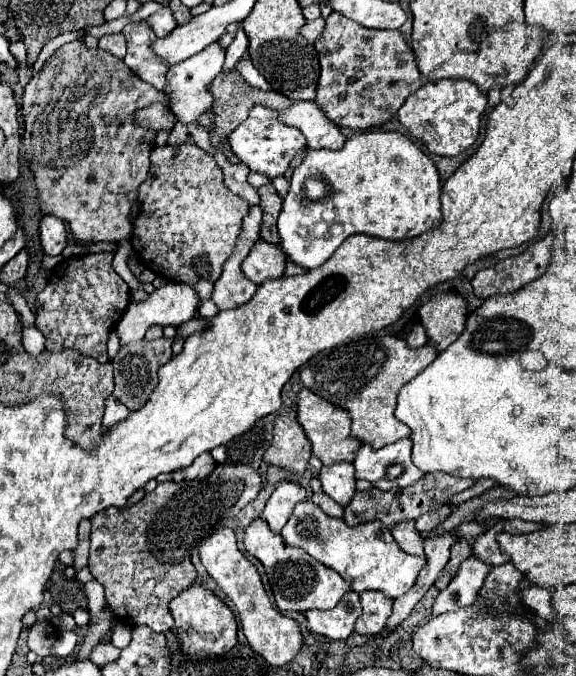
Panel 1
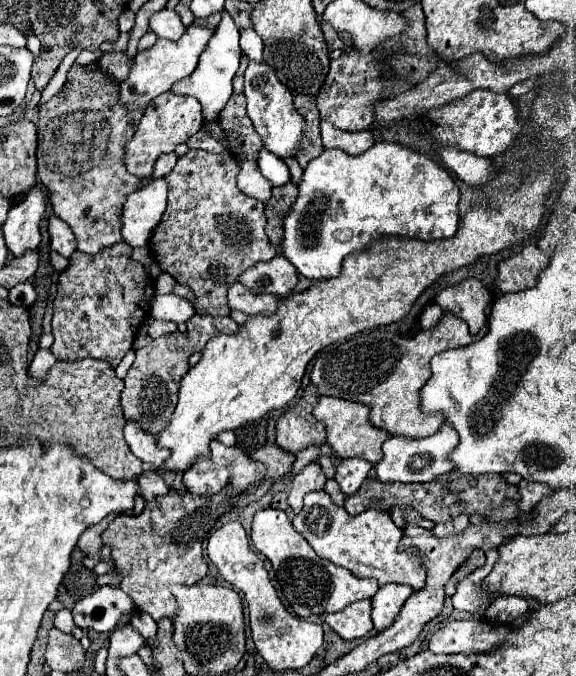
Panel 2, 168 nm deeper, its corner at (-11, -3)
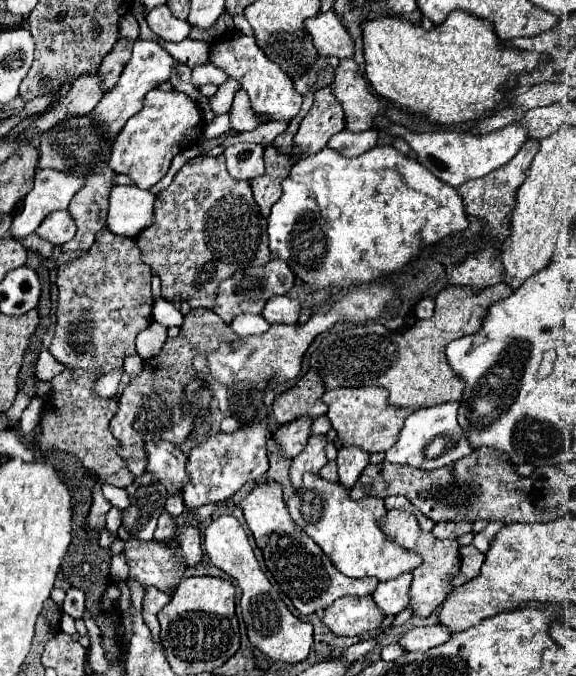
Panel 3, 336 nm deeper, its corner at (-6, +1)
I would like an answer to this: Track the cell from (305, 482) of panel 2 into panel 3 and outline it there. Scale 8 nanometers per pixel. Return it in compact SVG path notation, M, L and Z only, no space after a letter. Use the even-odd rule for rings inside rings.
M311 437L307 447L291 461L291 469L289 469L289 477L291 477L291 485L295 491L299 491L301 487L301 477L303 473L319 473L319 469L327 463L325 459L325 437Z

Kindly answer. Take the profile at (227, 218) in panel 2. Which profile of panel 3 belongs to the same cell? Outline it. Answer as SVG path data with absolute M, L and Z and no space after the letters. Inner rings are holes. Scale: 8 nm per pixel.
M199 155L189 159L173 177L171 185L157 195L155 221L143 233L139 233L137 247L143 253L143 261L161 277L163 297L179 303L191 299L191 291L213 291L215 295L223 279L241 269L265 265L271 257L265 229L267 219L263 219L259 213L259 205L253 199L249 183L237 181L227 173L223 155Z

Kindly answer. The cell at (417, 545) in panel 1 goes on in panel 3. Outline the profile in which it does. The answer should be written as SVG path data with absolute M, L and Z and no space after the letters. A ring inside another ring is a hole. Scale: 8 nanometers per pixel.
M387 497L385 499L385 507L391 511L391 509L405 509L405 511L411 511L411 513L417 513L417 509L405 499L405 497Z

